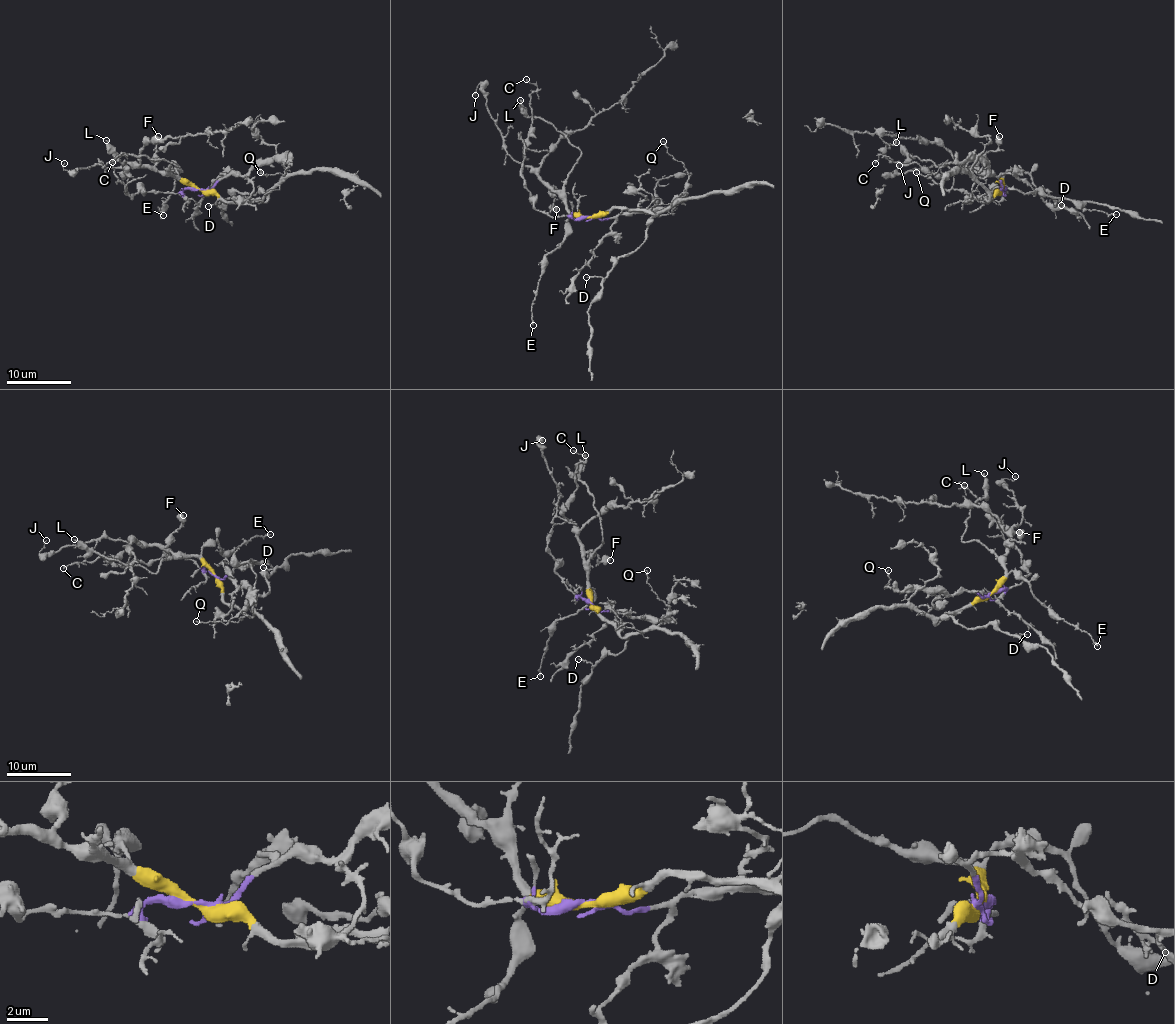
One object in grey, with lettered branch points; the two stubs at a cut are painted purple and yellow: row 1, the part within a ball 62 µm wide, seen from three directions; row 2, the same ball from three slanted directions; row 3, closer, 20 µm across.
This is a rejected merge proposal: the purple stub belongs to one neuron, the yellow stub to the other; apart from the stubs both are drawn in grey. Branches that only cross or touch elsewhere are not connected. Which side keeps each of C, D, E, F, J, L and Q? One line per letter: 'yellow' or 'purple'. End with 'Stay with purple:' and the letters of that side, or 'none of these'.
C: yellow
D: yellow
E: yellow
F: yellow
J: yellow
L: yellow
Q: purple
Stay with purple: Q

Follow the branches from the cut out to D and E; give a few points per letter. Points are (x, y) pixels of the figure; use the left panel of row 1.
D: (200, 189), (216, 191), (226, 200), (265, 200), (259, 188), (254, 194), (236, 191), (209, 206)
E: (200, 189), (189, 186), (176, 171), (172, 191), (159, 211), (163, 215)

